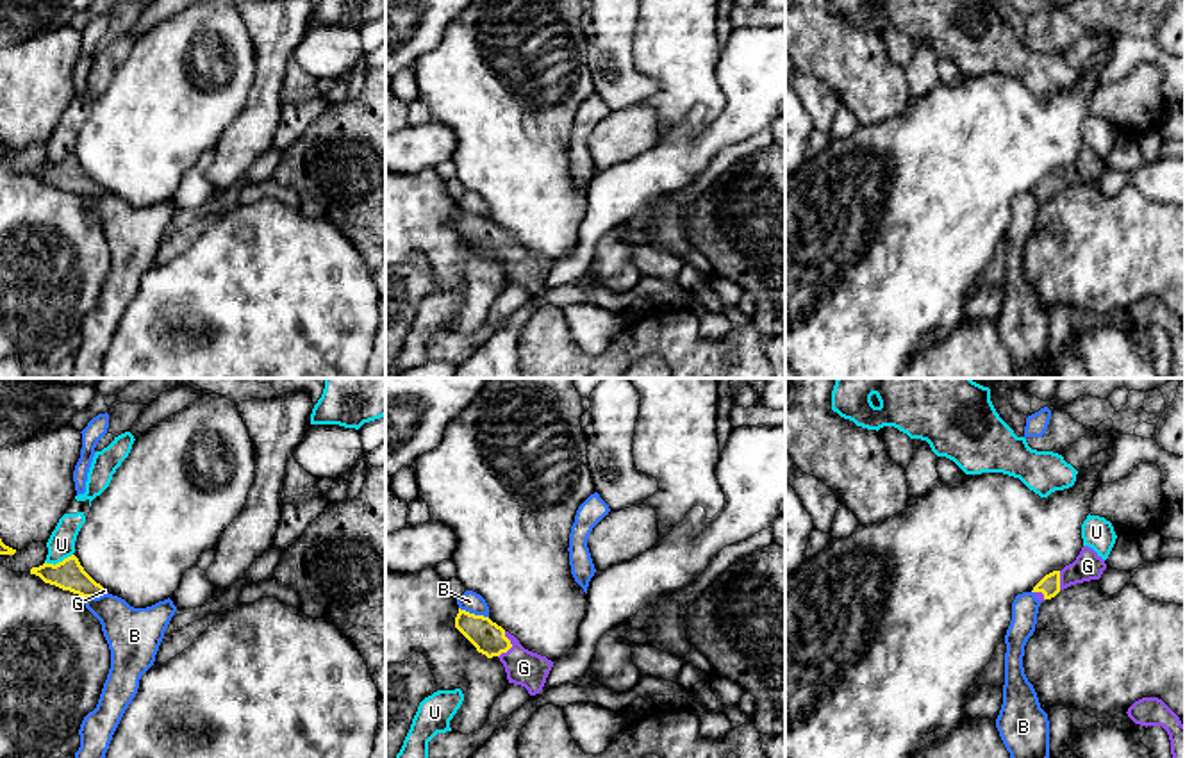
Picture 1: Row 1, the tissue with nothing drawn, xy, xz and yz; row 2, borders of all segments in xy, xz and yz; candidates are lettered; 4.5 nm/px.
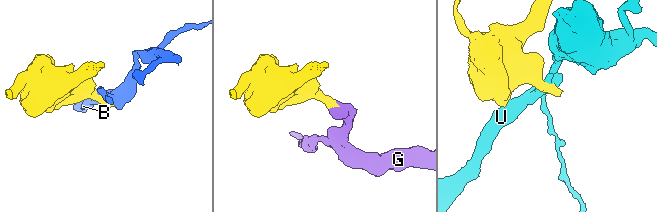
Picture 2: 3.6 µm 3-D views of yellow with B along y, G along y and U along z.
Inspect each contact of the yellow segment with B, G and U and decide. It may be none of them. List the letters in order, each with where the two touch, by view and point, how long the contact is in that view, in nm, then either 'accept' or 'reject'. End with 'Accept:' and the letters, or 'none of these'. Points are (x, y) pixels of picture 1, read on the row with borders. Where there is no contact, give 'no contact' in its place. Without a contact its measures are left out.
B: meets yellow in xz at (473, 614); contact 140 nm long; reject
G: meets yellow in xz at (511, 646); contact 120 nm long; accept
U: meets yellow in xy at (59, 562); contact 130 nm long; reject
Accept: G

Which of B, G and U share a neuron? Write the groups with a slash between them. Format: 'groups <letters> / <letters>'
groups B / G / U

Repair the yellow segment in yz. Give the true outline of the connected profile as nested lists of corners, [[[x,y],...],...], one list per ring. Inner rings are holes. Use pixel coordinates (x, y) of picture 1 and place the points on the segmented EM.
[[[1083,546],[1073,564],[1046,574],[1032,592],[1042,603],[1071,585],[1099,580],[1105,569],[1105,560],[1092,548]]]

